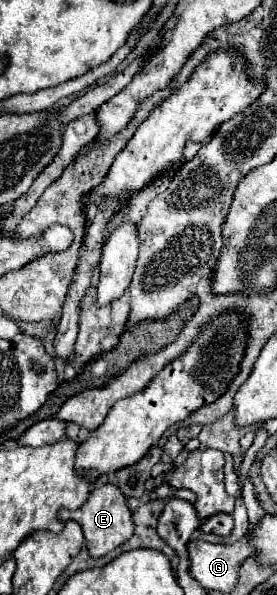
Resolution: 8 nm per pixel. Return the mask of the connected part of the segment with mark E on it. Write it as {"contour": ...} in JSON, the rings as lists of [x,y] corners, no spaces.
{"contour":[[[103,484],[99,488],[95,488],[89,496],[89,500],[77,508],[77,510],[61,510],[59,512],[61,520],[75,520],[81,524],[83,534],[85,534],[85,544],[89,548],[89,554],[93,558],[105,556],[107,552],[115,550],[117,546],[121,546],[125,540],[129,540],[133,536],[133,518],[131,512],[127,508],[127,498],[121,494],[121,490],[115,484]]]}

